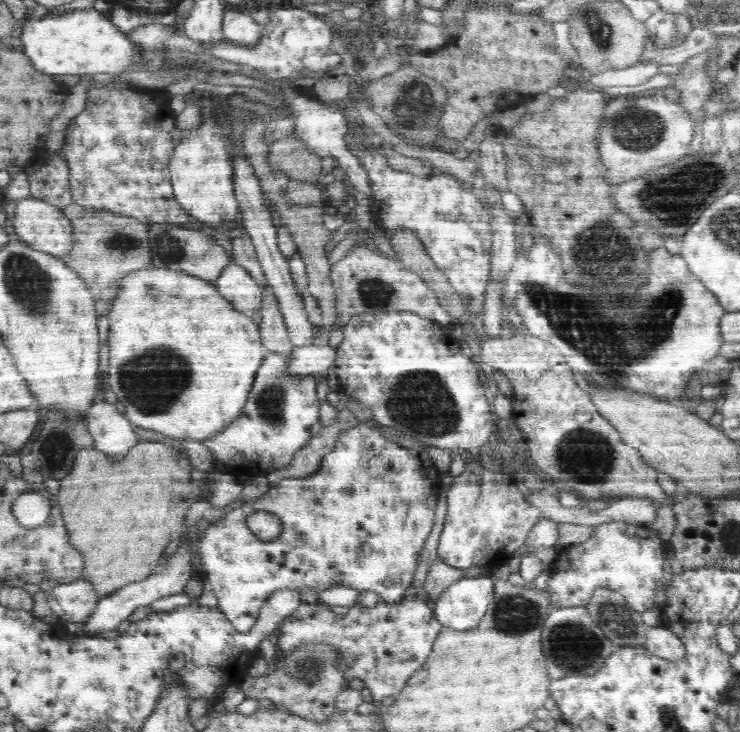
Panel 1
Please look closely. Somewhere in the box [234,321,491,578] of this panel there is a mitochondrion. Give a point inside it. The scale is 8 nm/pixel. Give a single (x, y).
(420, 401)

